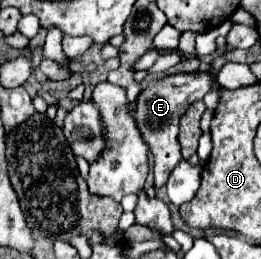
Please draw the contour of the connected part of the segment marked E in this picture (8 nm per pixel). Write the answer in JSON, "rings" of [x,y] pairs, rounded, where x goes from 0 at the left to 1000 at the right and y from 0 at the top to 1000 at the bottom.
{"rings":[[[670,286],[625,309],[586,309],[563,324],[548,363],[525,386],[525,417],[510,425],[510,448],[525,463],[525,486],[571,556],[586,602],[594,602],[594,726],[617,726],[640,710],[640,687],[655,656],[693,625],[693,564],[678,541],[686,517],[686,463],[701,432],[755,386],[770,386],[808,340],[808,286]]]}

